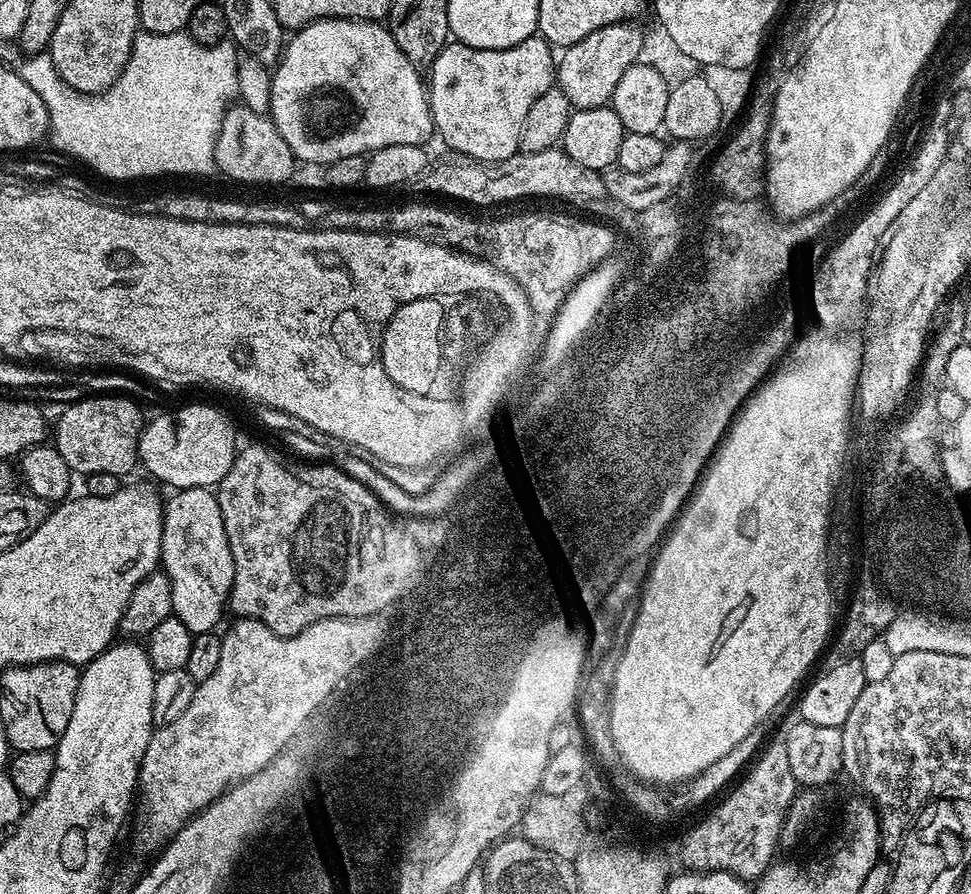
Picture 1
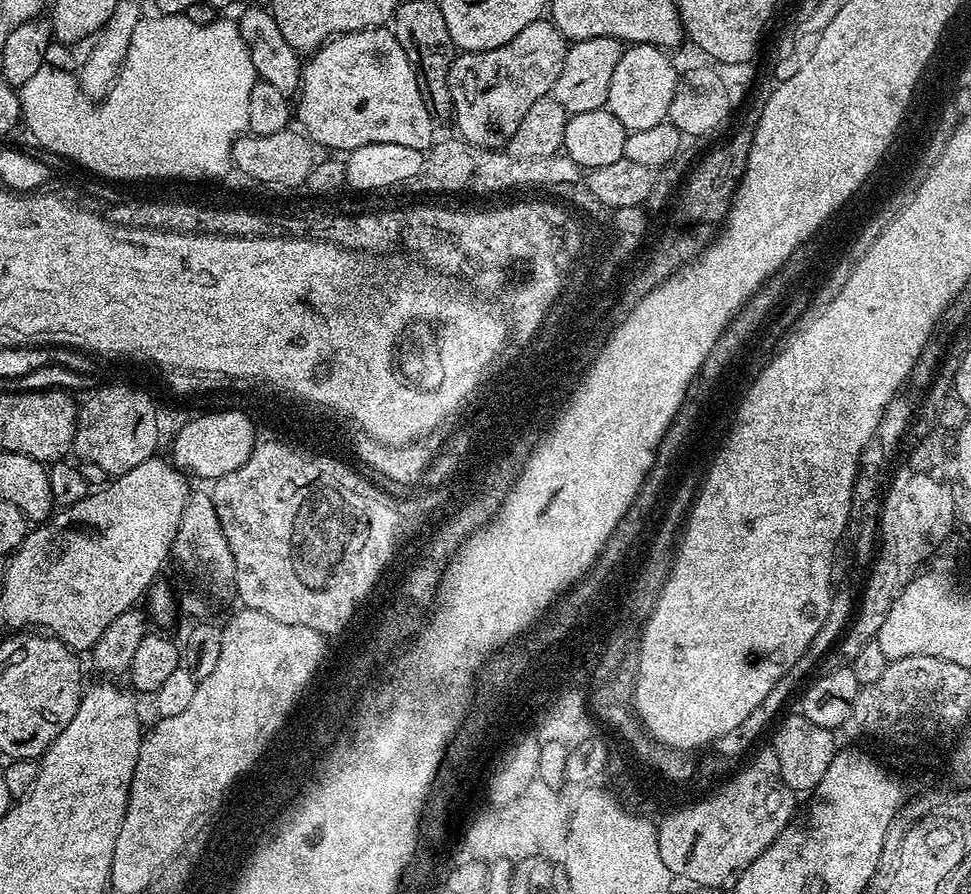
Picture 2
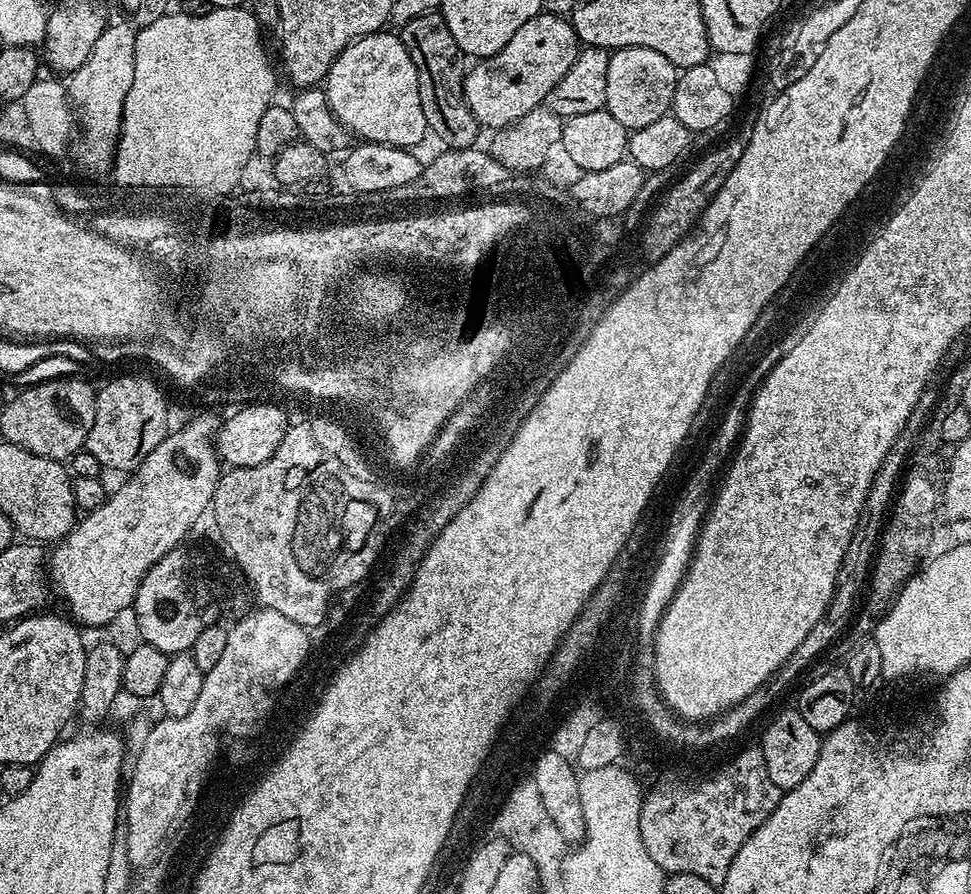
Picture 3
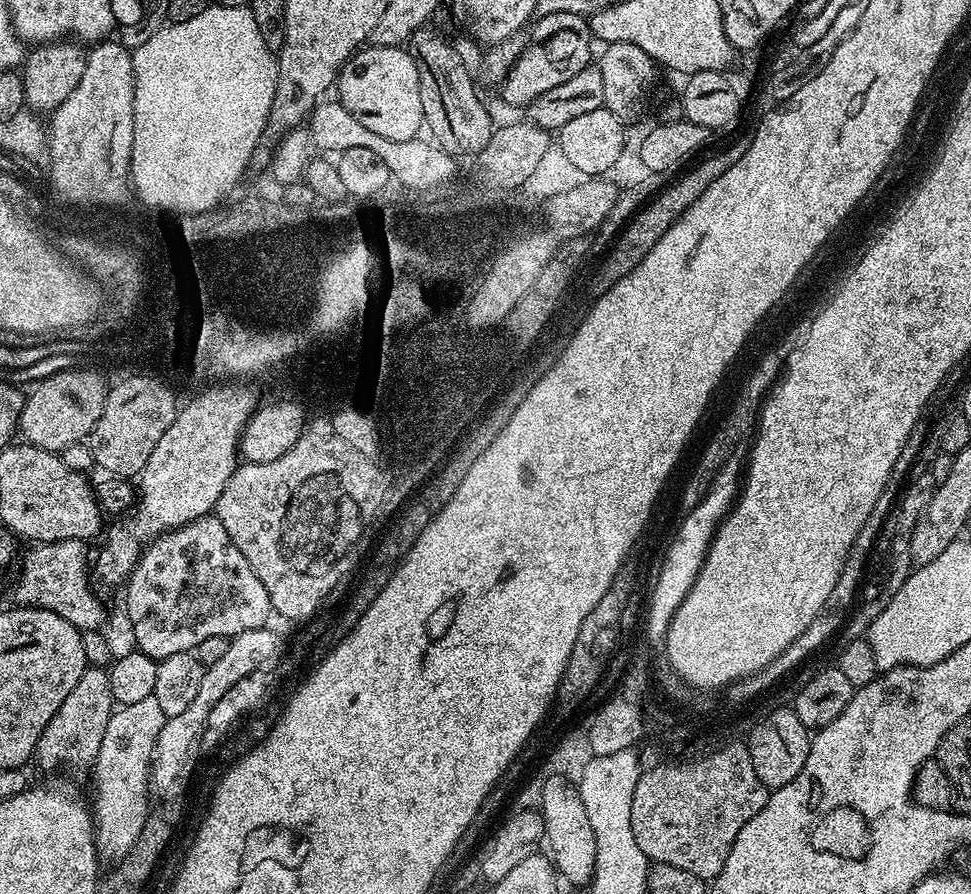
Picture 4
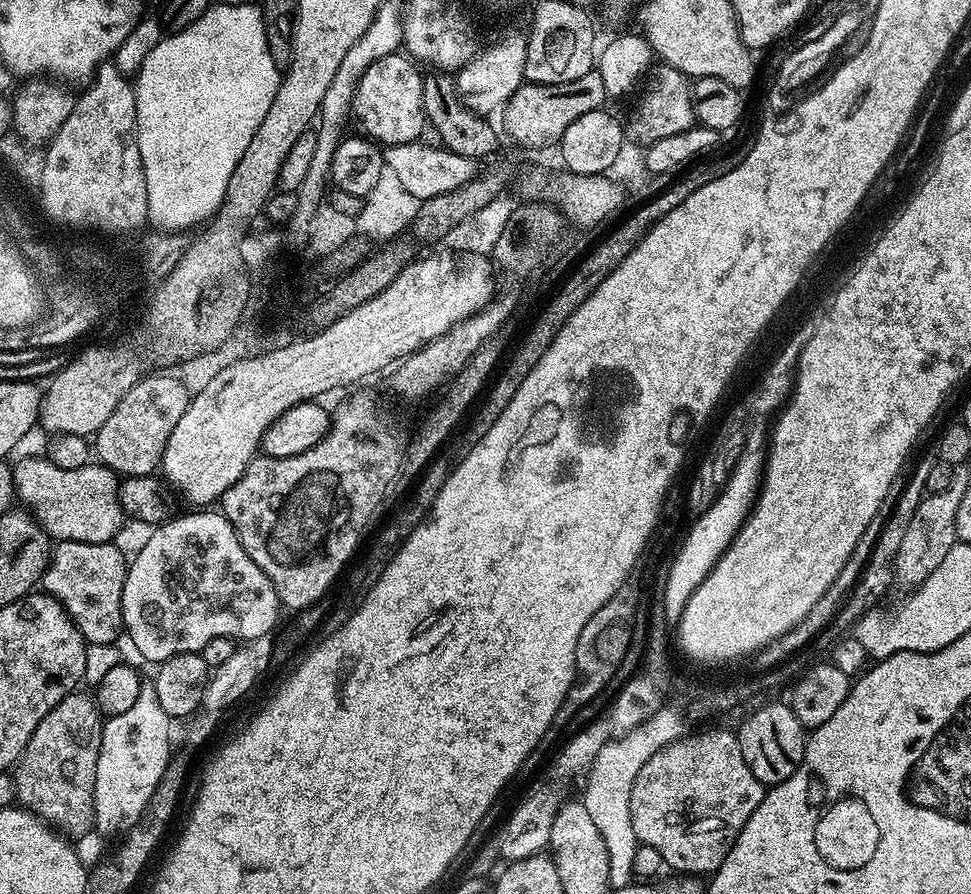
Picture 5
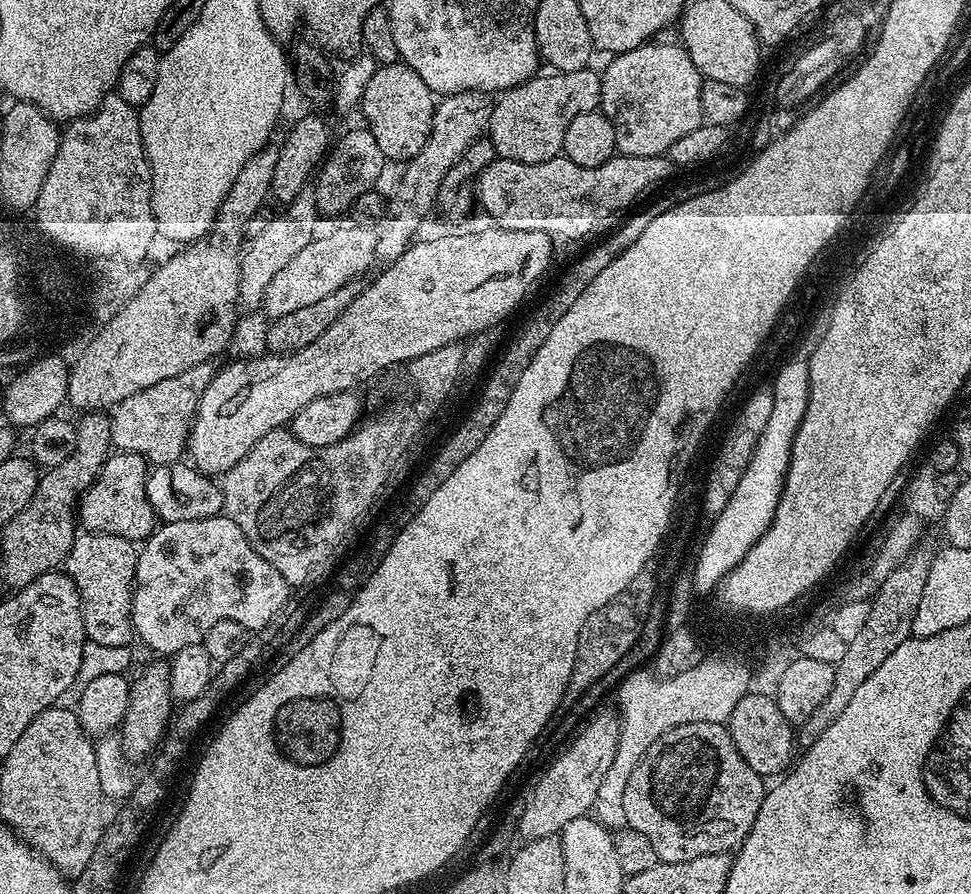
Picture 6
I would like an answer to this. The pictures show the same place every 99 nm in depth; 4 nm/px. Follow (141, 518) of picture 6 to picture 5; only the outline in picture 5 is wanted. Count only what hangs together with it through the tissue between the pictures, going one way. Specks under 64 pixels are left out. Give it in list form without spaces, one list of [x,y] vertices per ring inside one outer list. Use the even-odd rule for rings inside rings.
[[[47,458],[20,460],[14,464],[14,475],[17,497],[29,504],[27,507],[53,541],[107,544],[117,539],[115,536],[126,521],[120,504],[121,481],[105,464],[89,462],[78,470],[62,470]]]

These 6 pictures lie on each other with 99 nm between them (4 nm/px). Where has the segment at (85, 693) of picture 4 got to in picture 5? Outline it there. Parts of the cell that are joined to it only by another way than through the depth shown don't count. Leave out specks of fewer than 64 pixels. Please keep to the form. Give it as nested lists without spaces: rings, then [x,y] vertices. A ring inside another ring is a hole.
[[[77,690],[72,695],[62,698],[42,722],[38,722],[38,730],[30,734],[30,742],[26,742],[26,750],[22,750],[20,759],[14,765],[16,782],[16,799],[27,811],[39,816],[45,824],[65,837],[84,836],[93,831],[95,825],[95,770],[98,765],[99,746],[102,743],[104,725],[102,713],[96,707],[91,695],[83,696]]]

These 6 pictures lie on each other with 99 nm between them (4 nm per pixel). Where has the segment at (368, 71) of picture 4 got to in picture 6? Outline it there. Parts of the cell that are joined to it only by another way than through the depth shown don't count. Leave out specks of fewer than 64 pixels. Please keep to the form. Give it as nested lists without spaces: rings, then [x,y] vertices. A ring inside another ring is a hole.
[[[403,62],[395,63],[388,64],[385,68],[384,65],[377,67],[374,78],[370,78],[370,86],[366,86],[366,94],[361,98],[359,107],[364,108],[363,123],[374,134],[378,150],[382,150],[389,161],[407,162],[426,145],[437,101],[415,70]]]

